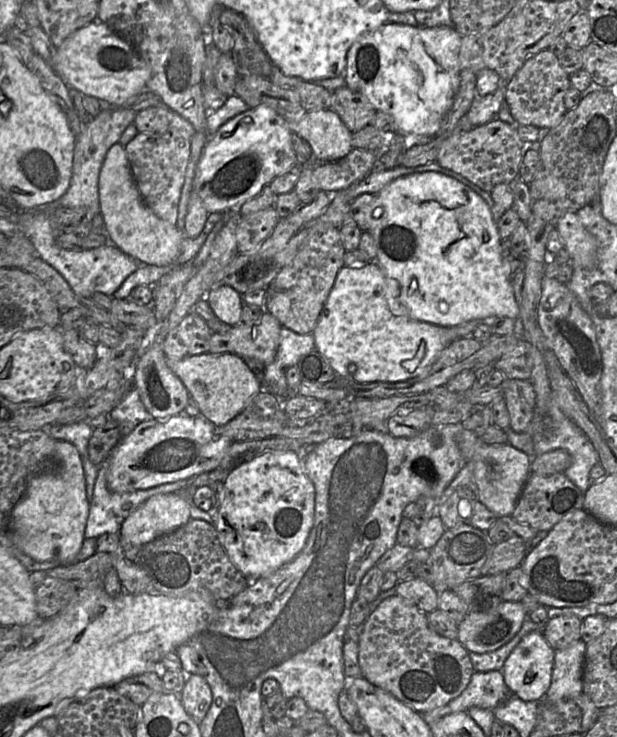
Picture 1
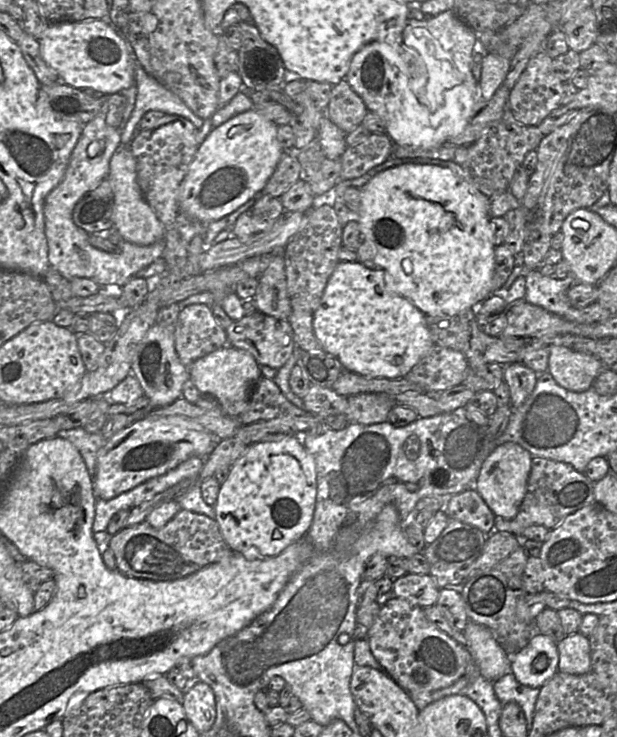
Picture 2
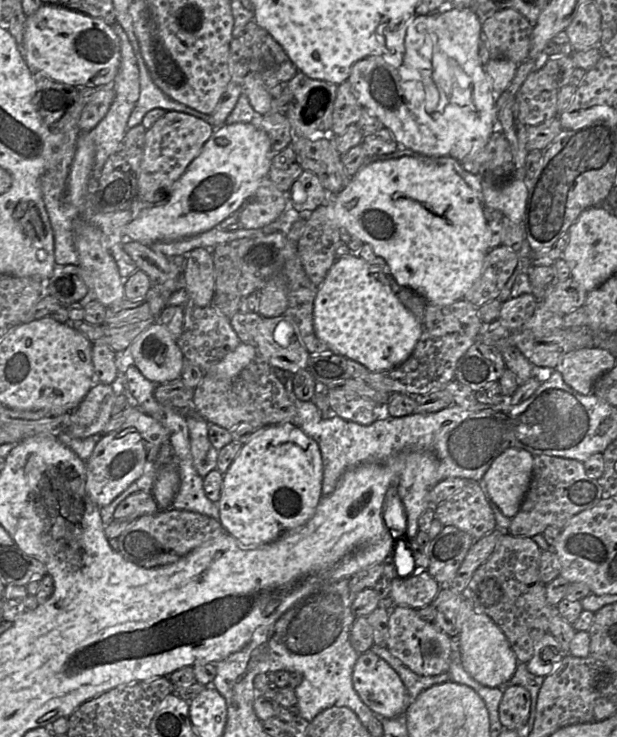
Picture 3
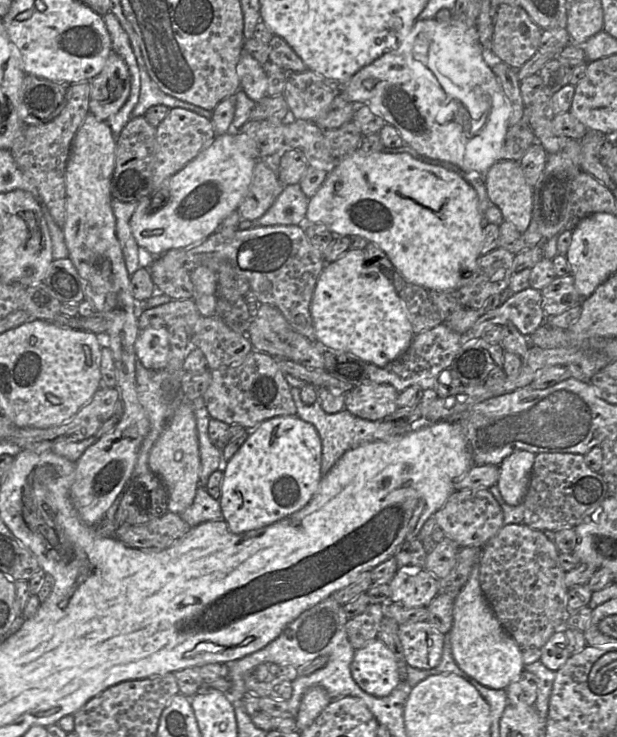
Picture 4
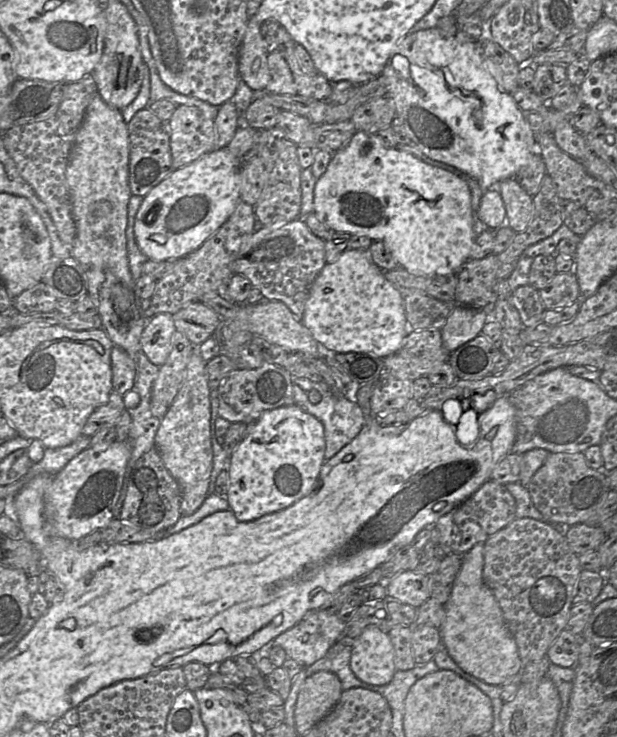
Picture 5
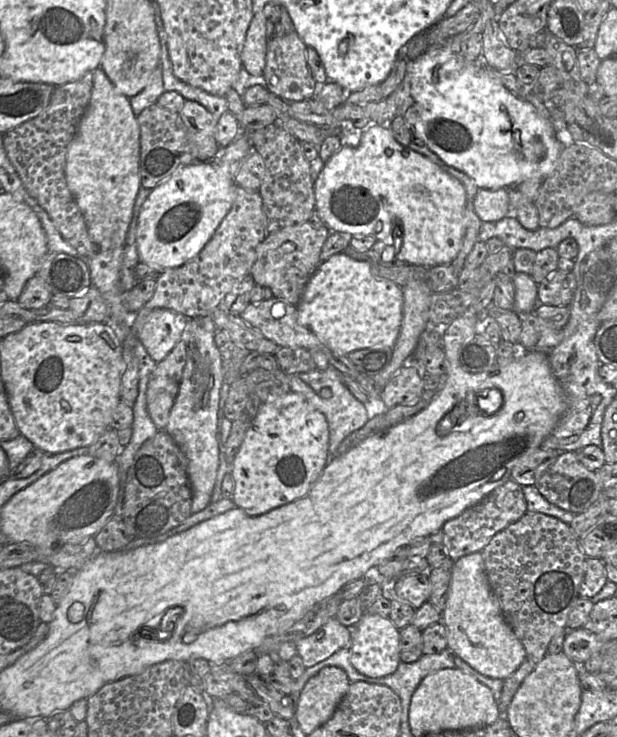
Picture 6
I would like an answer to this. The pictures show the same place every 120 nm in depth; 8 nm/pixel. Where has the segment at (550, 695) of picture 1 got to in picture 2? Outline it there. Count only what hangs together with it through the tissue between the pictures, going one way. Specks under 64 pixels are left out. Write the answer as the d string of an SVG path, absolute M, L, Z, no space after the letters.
M580 632L568 635L557 643L558 671L573 675L591 672L590 641Z

